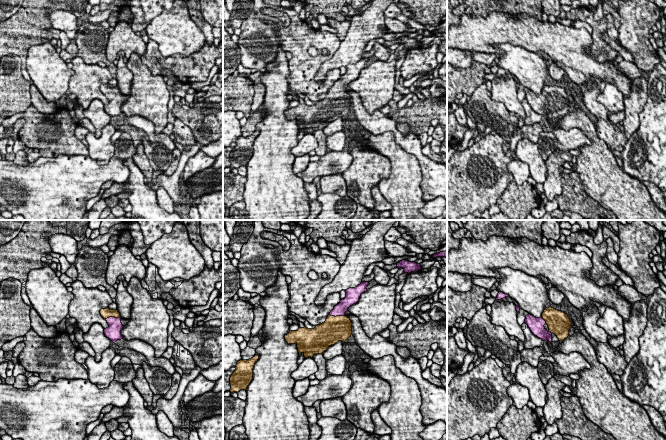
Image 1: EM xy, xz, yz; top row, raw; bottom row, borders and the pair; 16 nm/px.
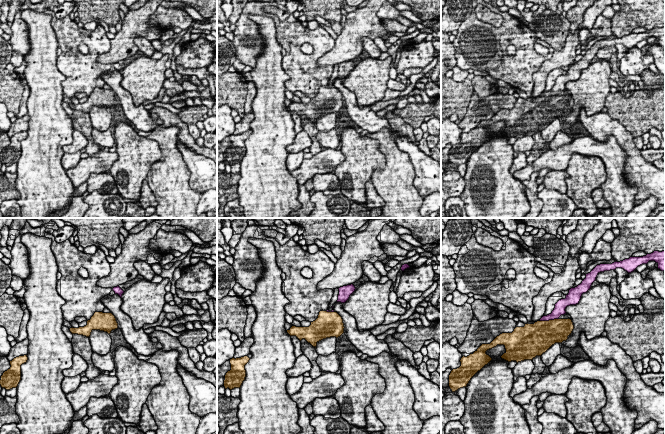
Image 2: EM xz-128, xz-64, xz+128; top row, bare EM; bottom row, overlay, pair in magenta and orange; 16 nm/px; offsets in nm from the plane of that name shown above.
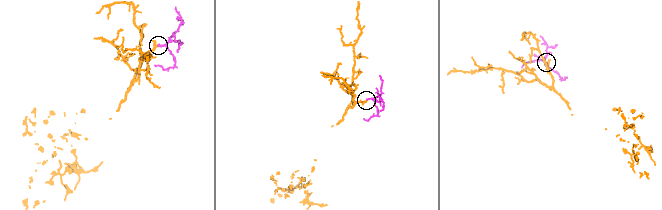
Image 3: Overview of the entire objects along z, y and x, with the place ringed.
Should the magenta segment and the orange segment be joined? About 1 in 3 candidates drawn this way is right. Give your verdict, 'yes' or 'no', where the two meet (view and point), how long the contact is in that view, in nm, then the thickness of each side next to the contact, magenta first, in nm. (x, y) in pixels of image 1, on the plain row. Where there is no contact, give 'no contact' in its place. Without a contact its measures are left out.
yes | xz (337, 91) | 260 nm | 190/400 nm

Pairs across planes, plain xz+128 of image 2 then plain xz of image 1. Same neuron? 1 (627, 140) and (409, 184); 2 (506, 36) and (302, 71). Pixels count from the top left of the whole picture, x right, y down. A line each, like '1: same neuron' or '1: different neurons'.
1: different neurons
2: same neuron

